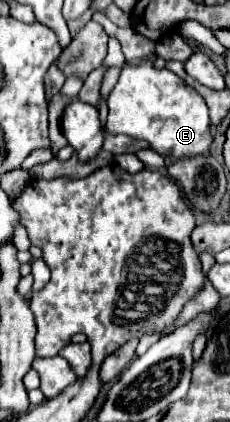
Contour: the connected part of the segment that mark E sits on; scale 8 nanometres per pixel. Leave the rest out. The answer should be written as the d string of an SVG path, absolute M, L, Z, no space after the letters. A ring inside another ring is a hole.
M152 63L122 69L116 87L108 95L108 109L106 131L110 135L124 133L134 139L142 139L164 157L198 157L208 153L214 141L204 99L194 89L190 95L188 85L178 75L168 69L158 71Z

